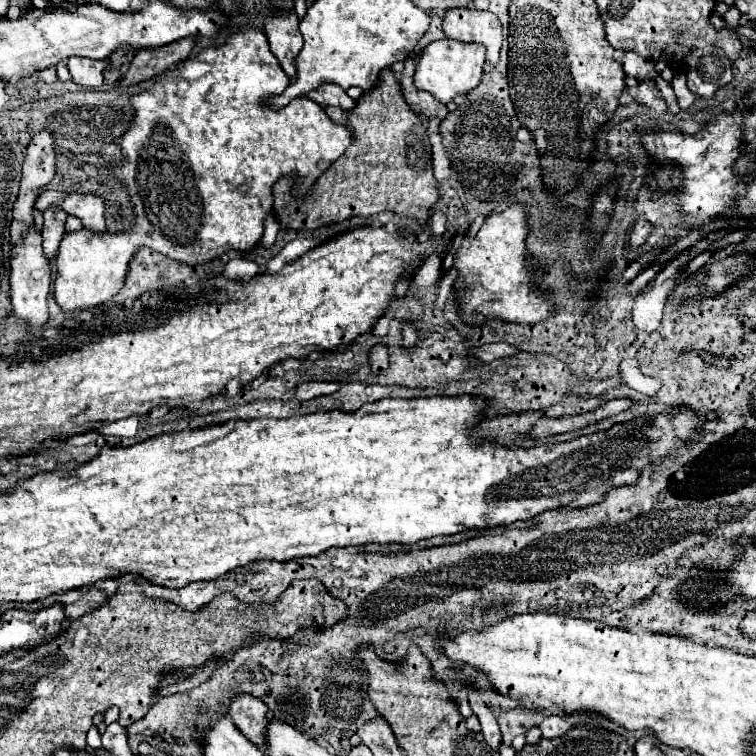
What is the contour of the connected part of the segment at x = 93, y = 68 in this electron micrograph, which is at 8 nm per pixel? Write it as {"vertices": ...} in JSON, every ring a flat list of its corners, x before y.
{"vertices":[[70,59,68,61,68,69,72,75,72,81,86,87,86,89,94,89,100,87,104,81,104,71,110,65,110,59,104,61,90,61,90,59]]}

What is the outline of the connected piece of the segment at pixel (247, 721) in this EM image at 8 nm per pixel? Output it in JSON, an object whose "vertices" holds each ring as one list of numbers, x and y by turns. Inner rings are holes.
{"vertices":[[238,695,234,697,228,715,244,737,248,737,258,747,266,747,266,727,270,719,268,707,260,699,252,695]]}

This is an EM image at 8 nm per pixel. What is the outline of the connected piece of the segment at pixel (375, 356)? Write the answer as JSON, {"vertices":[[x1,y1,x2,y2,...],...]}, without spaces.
{"vertices":[[376,345,370,351,370,365,372,365,374,373,384,373,388,369,388,353,386,353,384,345]]}

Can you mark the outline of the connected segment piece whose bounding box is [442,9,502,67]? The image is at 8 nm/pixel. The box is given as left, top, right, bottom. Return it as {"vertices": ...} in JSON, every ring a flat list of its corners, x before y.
{"vertices":[[448,9,444,13,444,19,442,19,442,31,450,39,484,43,486,49,488,49,488,53,486,53,488,63,492,67,498,63,498,53,500,53,500,45,502,45,502,25,500,25,500,21,498,21,498,17,494,13,476,11,476,9]]}

